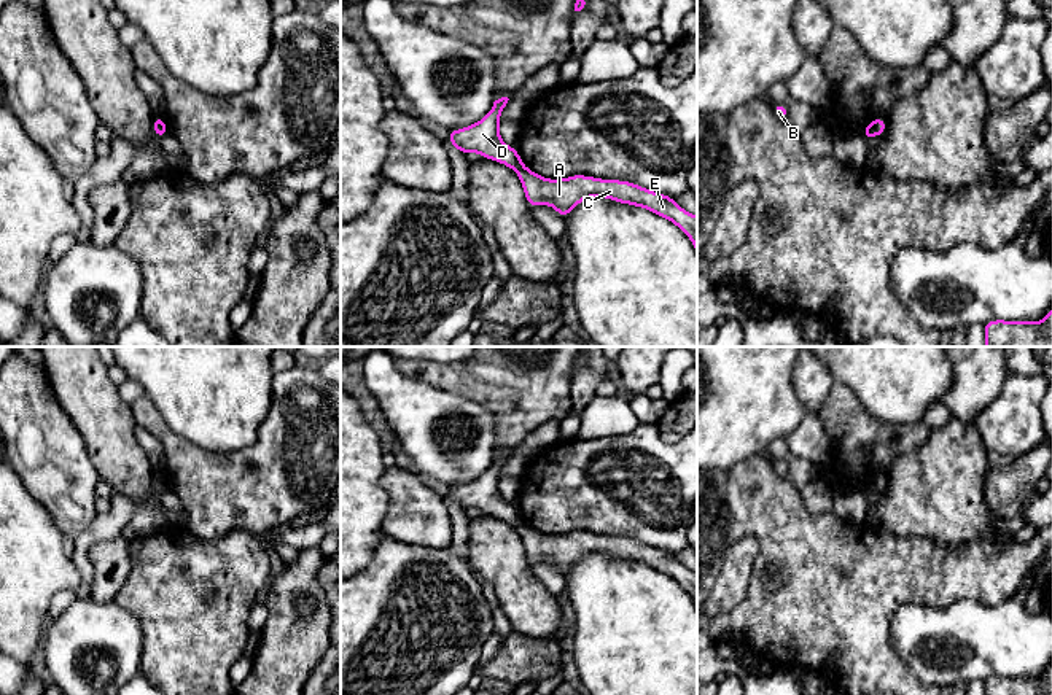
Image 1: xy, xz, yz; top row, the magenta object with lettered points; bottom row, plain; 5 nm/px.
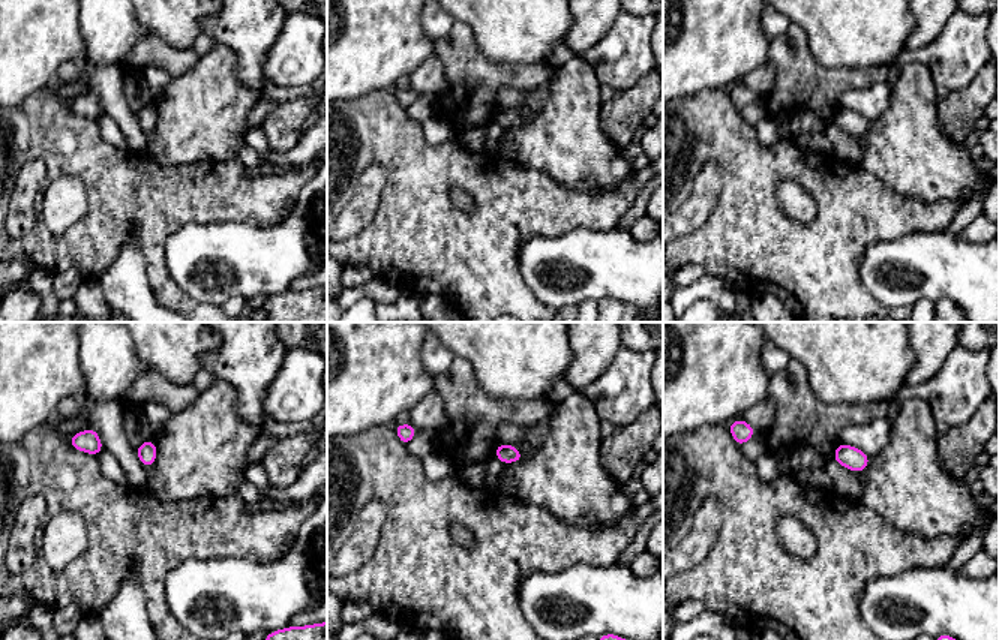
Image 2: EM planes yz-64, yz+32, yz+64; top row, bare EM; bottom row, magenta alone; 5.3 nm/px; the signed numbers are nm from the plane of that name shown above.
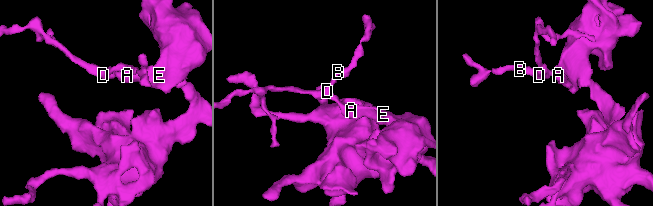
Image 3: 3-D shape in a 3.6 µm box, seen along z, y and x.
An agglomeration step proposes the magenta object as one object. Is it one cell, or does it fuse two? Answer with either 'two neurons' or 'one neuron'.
two neurons

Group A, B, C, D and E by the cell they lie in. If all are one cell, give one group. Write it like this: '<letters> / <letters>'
A C E / B D

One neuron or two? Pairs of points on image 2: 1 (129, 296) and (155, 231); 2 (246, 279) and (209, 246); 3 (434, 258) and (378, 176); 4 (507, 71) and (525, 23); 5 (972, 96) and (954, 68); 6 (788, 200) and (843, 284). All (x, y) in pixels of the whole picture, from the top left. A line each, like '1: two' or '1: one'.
1: two
2: one
3: two
4: two
5: two
6: two

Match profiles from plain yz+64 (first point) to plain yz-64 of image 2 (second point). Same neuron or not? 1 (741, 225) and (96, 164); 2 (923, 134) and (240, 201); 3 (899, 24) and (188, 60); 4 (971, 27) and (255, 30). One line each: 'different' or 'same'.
1: same
2: different
3: different
4: different

